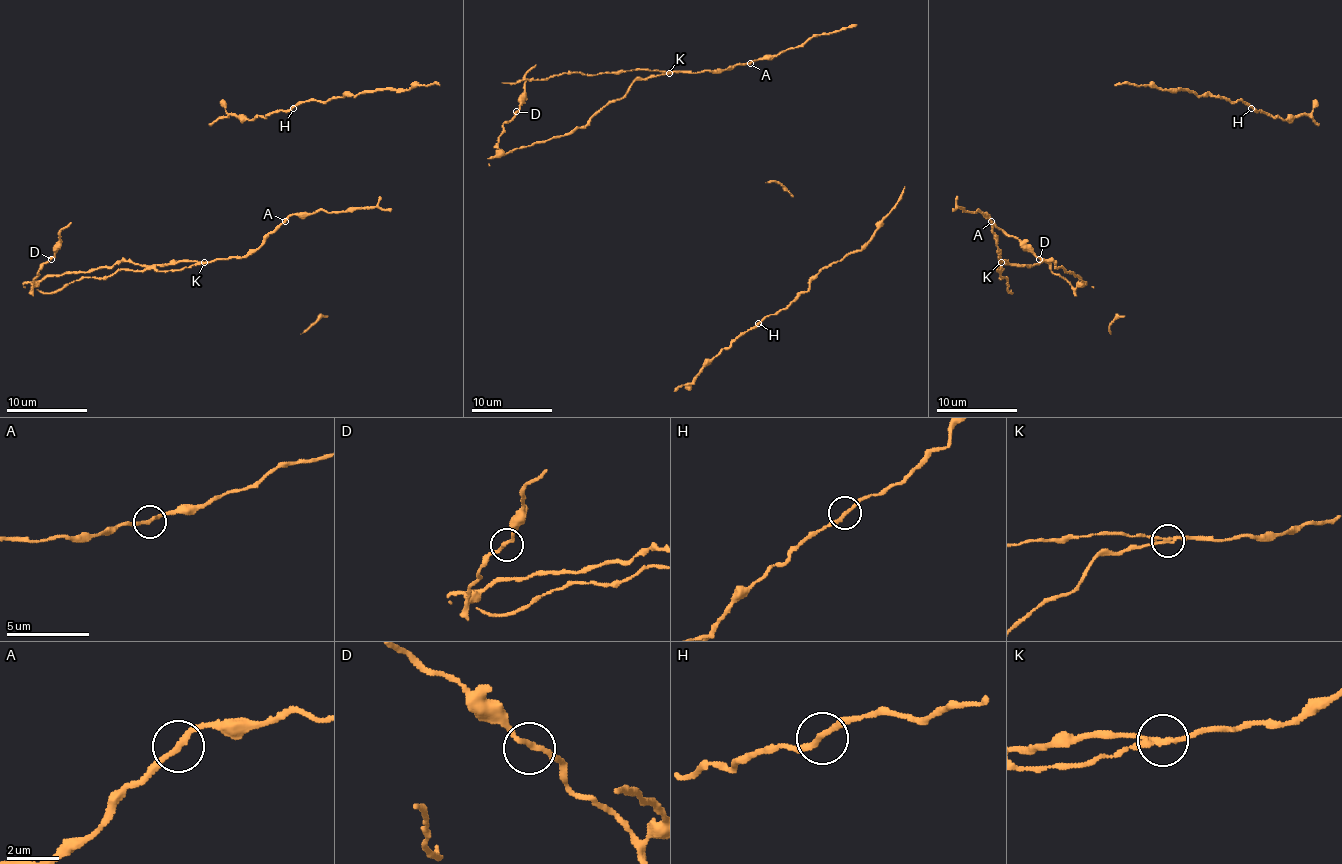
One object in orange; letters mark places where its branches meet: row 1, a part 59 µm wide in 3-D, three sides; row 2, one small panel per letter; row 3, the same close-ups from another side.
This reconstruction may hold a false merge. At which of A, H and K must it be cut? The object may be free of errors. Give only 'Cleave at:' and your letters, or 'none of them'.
Cleave at: K

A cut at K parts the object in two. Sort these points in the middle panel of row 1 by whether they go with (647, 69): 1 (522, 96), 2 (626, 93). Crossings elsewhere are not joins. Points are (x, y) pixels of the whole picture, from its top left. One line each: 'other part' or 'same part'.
1: other part
2: other part

